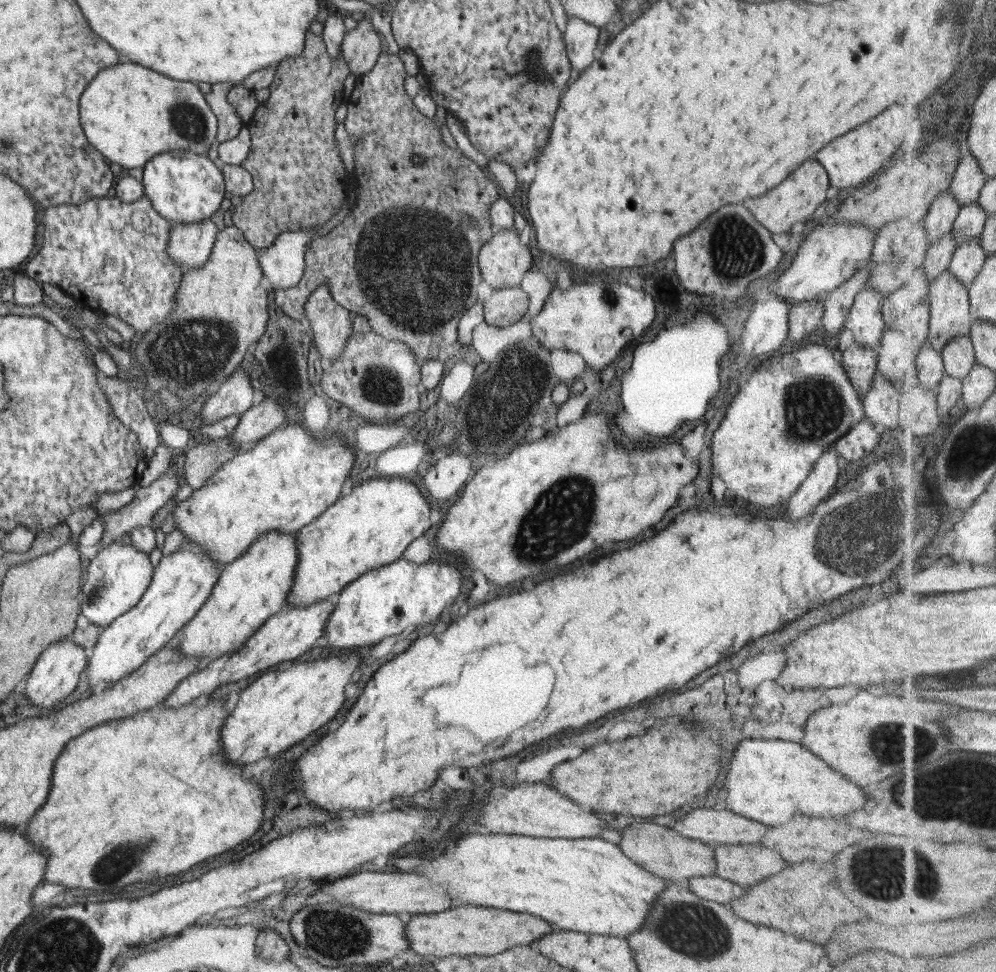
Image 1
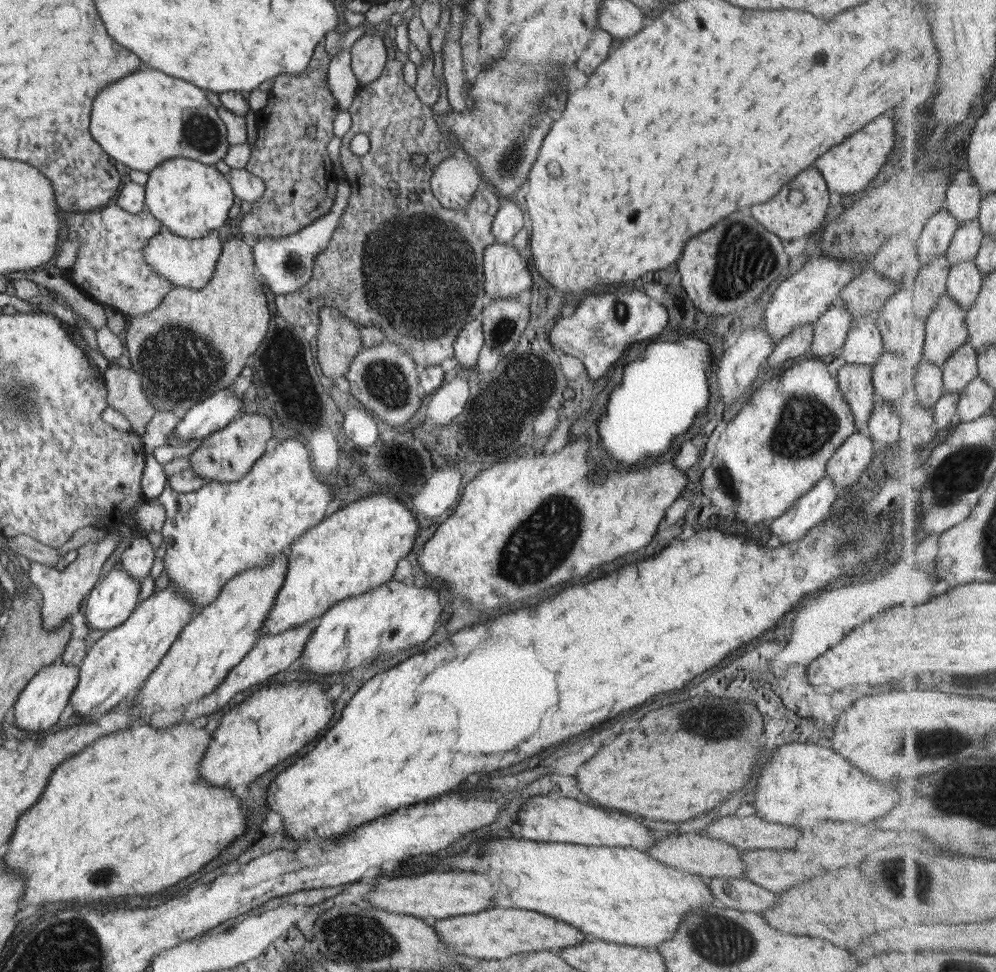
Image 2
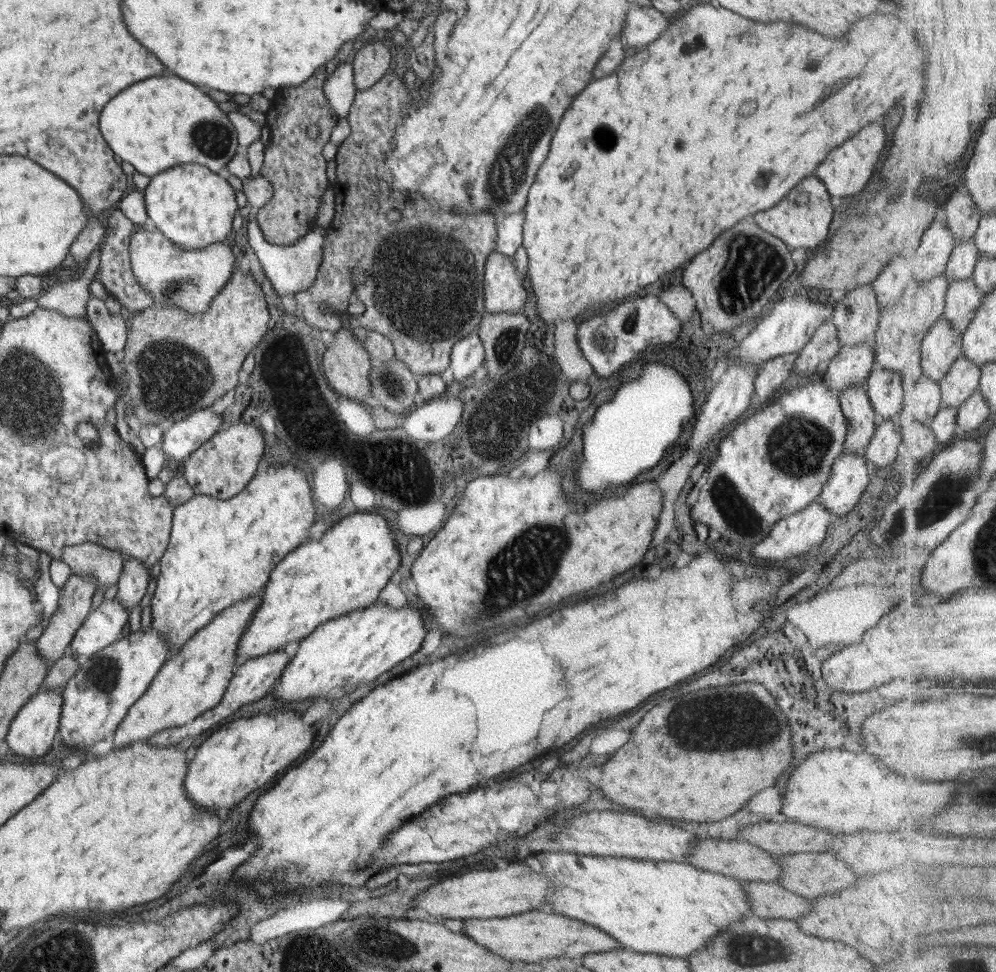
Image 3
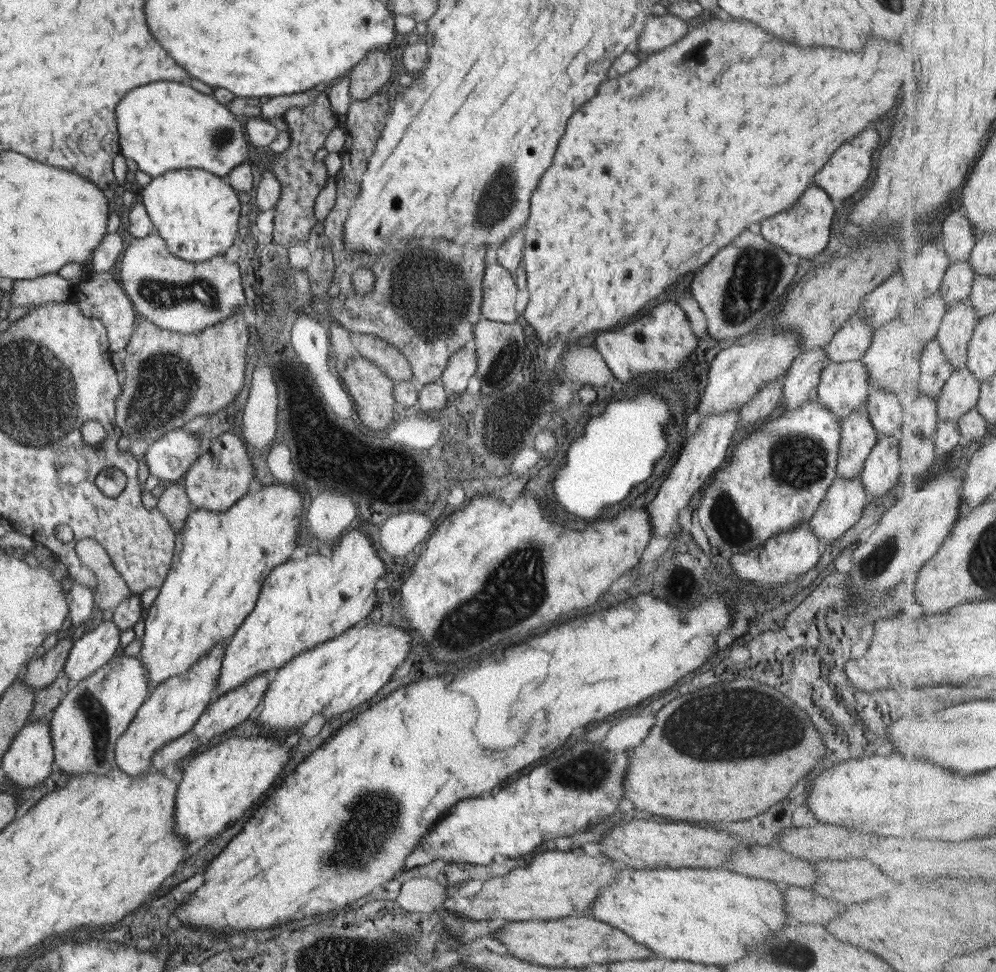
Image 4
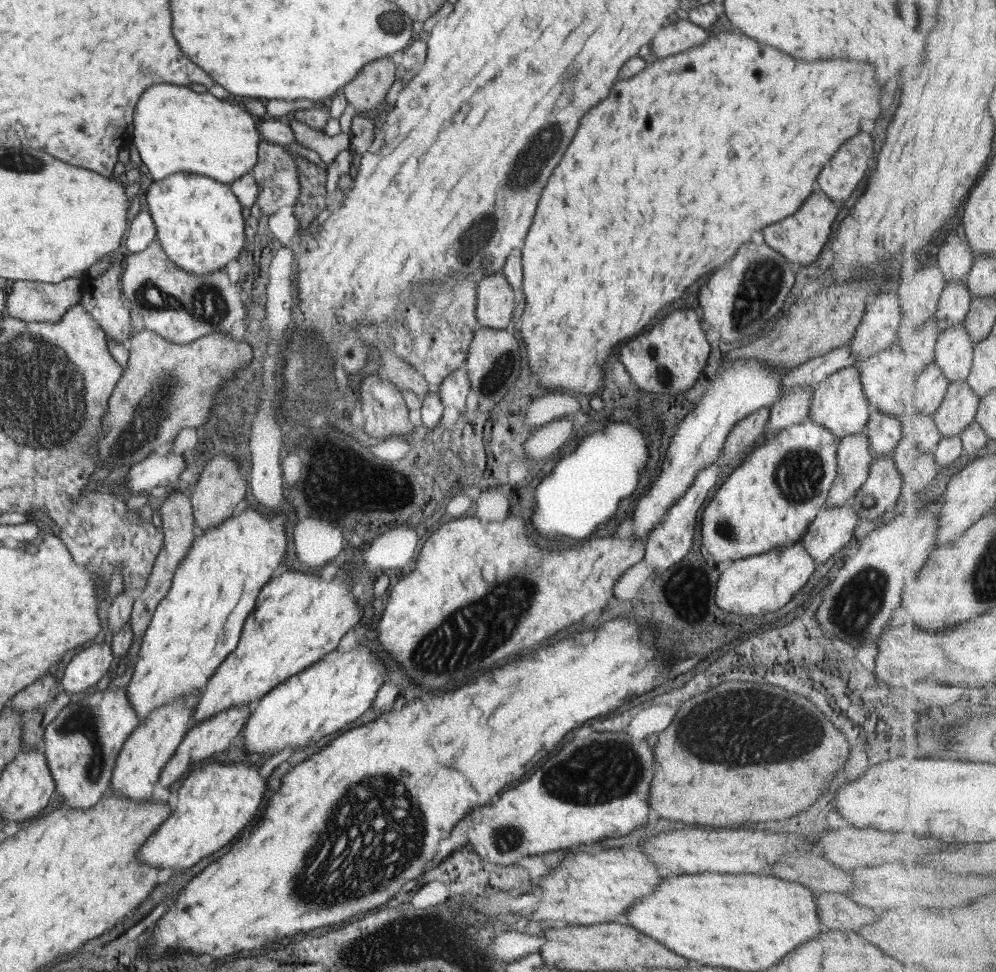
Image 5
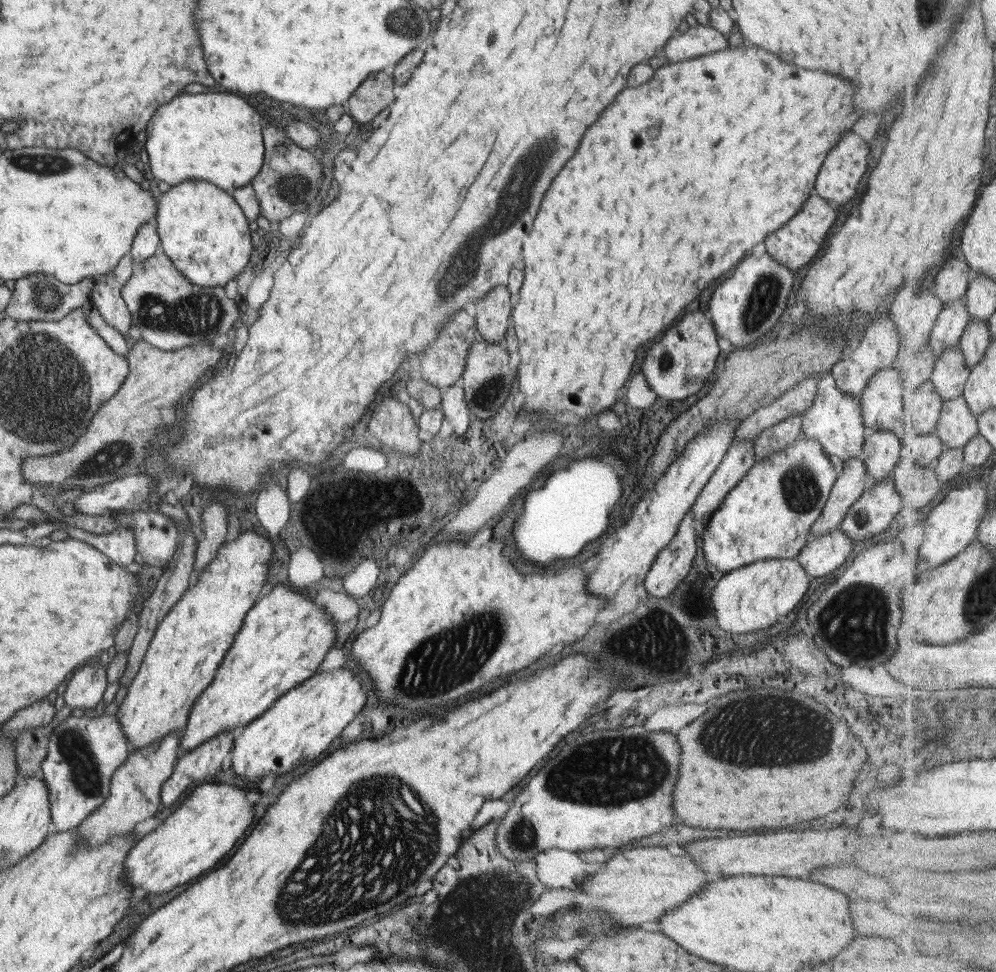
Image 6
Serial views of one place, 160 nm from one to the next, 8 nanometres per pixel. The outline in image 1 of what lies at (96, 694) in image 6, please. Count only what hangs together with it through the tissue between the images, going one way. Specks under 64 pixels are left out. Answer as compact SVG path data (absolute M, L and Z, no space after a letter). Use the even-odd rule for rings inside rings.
M117 539L98 551L96 557L90 560L87 570L87 580L80 590L81 614L90 623L107 626L138 605L149 588L154 568L150 564L149 553L140 552L130 544L124 545L121 539Z

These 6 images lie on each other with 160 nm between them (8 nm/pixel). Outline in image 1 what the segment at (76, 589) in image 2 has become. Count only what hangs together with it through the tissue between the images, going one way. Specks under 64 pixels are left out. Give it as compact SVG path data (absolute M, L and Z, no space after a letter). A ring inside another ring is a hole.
M174 457L166 472L149 486L140 487L136 497L128 505L118 511L109 511L102 515L104 531L100 546L108 546L127 532L131 533L135 528L148 527L152 524L156 511L178 490L173 459Z

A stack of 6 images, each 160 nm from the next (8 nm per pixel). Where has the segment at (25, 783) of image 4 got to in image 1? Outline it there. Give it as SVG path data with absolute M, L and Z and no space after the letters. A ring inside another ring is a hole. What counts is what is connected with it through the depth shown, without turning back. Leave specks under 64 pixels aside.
M68 637L64 641L50 645L41 654L37 664L34 665L33 673L30 674L30 678L27 678L27 682L21 688L27 702L38 706L40 710L56 708L64 698L68 698L76 690L76 686L80 682L80 676L82 676L84 668L87 667L87 659L88 654L84 649L72 642Z

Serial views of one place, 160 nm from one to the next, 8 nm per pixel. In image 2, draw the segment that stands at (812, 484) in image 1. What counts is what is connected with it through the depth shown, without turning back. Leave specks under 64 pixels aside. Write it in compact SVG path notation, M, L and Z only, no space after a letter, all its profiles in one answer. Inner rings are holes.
M825 474L812 490L798 498L782 516L770 521L773 542L781 544L804 538L809 530L822 524L830 516L838 493L838 488Z

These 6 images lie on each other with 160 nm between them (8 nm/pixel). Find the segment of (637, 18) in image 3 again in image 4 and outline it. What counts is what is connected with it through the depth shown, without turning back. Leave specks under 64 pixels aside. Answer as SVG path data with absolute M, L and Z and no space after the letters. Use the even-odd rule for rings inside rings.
M672 14L654 16L645 20L643 31L637 43L641 51L652 54L672 46L689 33L687 20Z

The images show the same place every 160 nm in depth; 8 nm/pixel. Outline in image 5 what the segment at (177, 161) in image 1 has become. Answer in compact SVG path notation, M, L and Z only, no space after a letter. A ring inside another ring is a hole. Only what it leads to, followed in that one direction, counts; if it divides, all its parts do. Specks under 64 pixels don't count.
M191 173L172 174L145 184L146 204L156 227L157 241L172 262L192 274L210 274L236 260L244 248L243 206L230 185Z

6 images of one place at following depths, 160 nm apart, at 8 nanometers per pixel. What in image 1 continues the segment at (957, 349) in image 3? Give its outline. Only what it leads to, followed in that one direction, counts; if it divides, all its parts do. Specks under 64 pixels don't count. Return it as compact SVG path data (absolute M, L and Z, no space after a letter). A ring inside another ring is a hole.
M951 269L939 276L936 282L931 285L931 326L928 343L933 344L940 352L957 337L972 334L975 320L973 313L973 302L971 301L971 290L964 284L957 274Z

